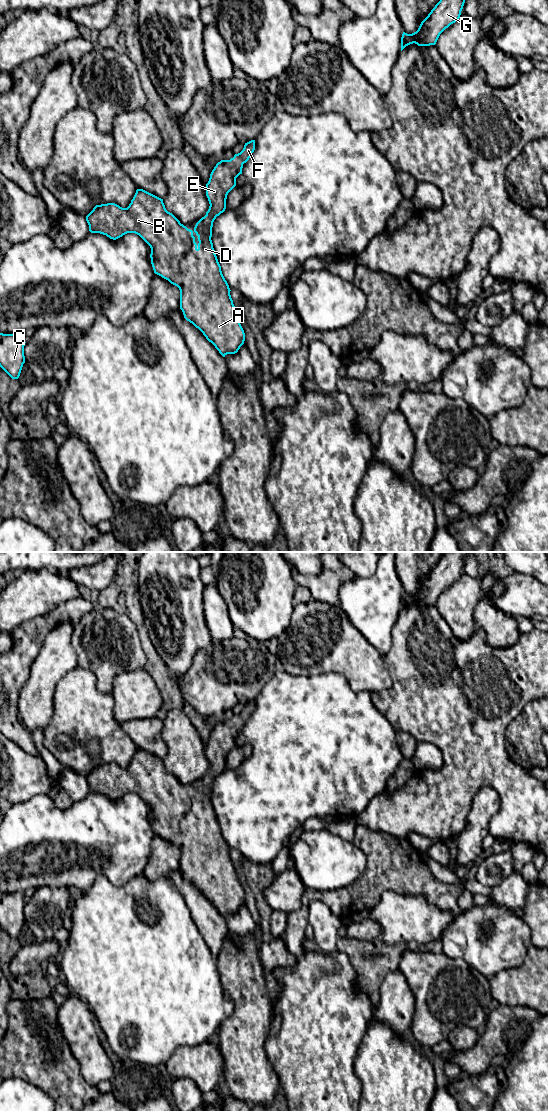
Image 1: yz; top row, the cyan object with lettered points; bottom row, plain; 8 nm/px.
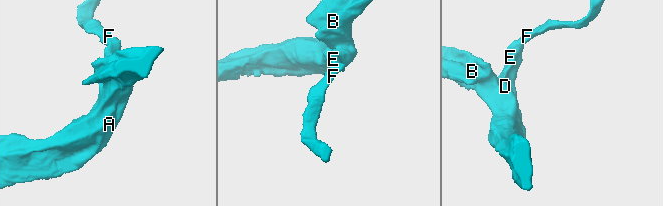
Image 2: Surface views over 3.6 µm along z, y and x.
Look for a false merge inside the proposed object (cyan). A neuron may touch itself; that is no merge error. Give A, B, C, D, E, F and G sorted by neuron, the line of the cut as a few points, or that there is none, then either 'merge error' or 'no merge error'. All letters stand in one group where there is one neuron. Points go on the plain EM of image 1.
A B C D E F G; no cut; no merge error

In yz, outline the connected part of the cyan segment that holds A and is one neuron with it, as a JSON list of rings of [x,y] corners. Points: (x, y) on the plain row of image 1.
[[[251,700],[233,718],[216,724],[206,744],[209,769],[196,783],[193,791],[166,770],[163,759],[143,749],[136,750],[127,768],[115,763],[101,764],[96,765],[86,776],[91,793],[100,793],[113,800],[127,793],[135,793],[150,806],[154,833],[179,848],[180,869],[184,878],[198,888],[223,917],[238,912],[244,904],[245,893],[213,808],[212,787],[216,777],[225,771],[227,755],[236,746],[236,738],[242,734],[243,724],[254,710],[255,700]]]

